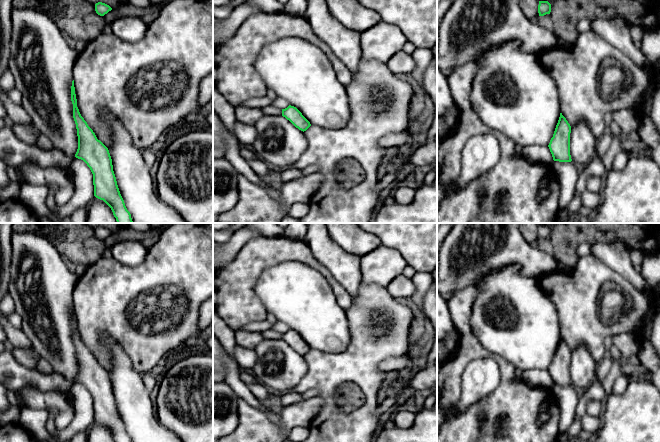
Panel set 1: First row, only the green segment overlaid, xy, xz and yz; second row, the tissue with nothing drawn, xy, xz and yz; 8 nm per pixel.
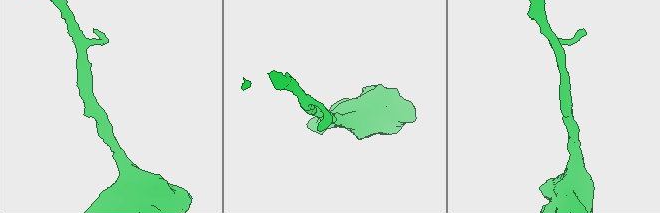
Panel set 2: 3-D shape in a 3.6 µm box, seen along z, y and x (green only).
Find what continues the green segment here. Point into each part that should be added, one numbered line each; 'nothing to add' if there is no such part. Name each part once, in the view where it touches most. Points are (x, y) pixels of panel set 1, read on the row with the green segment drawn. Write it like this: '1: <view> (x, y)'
nothing to add

